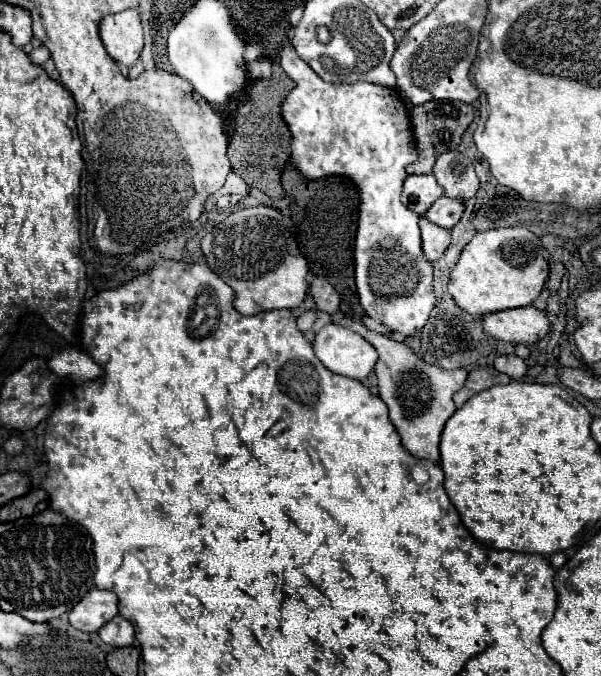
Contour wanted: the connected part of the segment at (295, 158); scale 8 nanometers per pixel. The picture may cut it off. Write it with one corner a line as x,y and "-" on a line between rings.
291,45
279,47
279,65
295,81
293,91
281,103
281,115
291,131
291,157
289,163
303,175
303,179
323,179
339,175
349,179
357,187
359,195
359,219
355,229
355,285
359,301
365,313
393,331
413,335
423,329
429,313
435,305
433,293
433,267
425,259
419,235
419,215
403,207
401,191
407,177
405,165
415,163
417,147
413,137
413,125
407,115
407,107
399,93
389,87
381,87
367,81
357,83
327,83
323,81

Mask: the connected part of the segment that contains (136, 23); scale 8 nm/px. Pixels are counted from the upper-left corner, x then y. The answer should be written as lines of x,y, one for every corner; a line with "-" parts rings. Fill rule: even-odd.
129,7
121,13
111,13
99,23
99,37
117,63
133,67
143,49
143,27
139,11

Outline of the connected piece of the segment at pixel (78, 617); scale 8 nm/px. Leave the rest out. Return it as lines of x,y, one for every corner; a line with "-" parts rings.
93,587
71,611
69,611
69,623
85,633
99,631
109,619
113,619
117,609
117,595
111,591
103,591

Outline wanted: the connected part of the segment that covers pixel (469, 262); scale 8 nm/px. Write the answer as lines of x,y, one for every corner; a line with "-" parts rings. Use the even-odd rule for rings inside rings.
525,227
491,229
491,231
475,235
475,239
471,239
471,243
463,249
463,253
449,277
449,293
457,301
457,305
463,307
463,311
467,311
471,315
487,315
487,313
495,313
495,311
533,305
533,301
539,297
547,277
549,277
549,263
543,255
543,245
535,233
531,233

